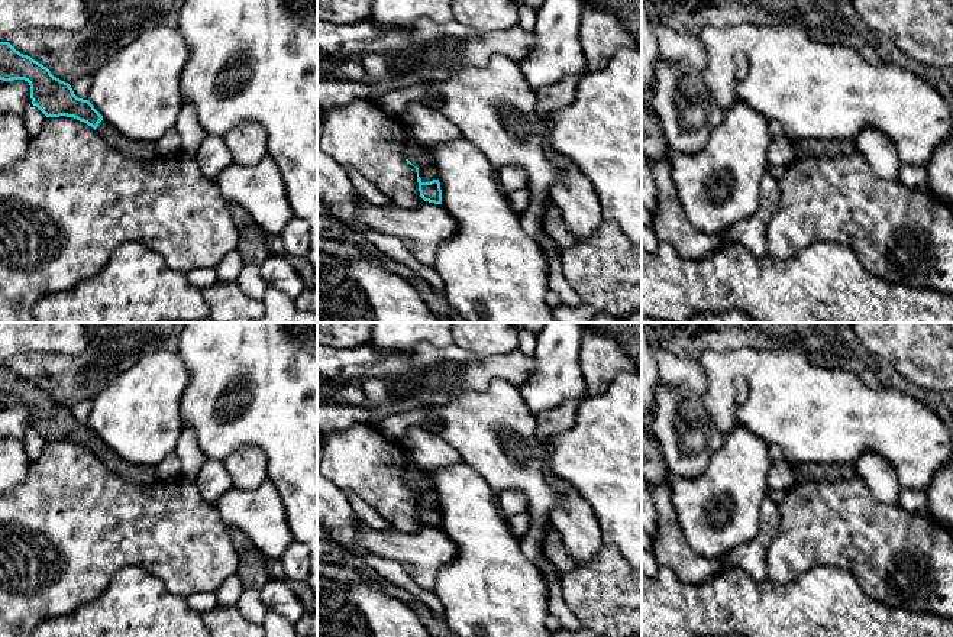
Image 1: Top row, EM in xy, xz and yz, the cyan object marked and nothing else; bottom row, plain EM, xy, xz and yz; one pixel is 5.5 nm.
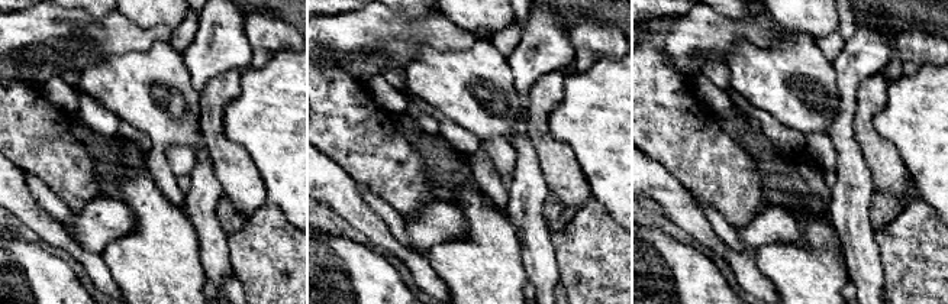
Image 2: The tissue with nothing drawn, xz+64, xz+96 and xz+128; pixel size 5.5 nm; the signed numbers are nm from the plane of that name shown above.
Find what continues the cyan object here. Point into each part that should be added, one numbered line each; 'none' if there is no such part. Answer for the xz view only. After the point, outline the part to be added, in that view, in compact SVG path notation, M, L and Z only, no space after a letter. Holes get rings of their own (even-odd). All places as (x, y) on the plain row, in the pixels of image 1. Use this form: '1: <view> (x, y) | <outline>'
1: xz (416, 477) | M408 462L404 471L404 479L406 484L419 492L419 501L421 502L421 507L439 504L437 494L424 469Z

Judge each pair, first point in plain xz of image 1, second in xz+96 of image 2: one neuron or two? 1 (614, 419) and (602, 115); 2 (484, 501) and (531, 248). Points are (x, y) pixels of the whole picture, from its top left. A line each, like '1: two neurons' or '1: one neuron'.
1: one neuron
2: two neurons

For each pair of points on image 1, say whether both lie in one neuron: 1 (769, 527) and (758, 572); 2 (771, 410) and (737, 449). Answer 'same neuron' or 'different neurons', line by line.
1: same neuron
2: different neurons

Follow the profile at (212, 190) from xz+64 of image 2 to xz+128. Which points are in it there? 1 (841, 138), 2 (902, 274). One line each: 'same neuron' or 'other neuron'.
1: same neuron
2: other neuron

